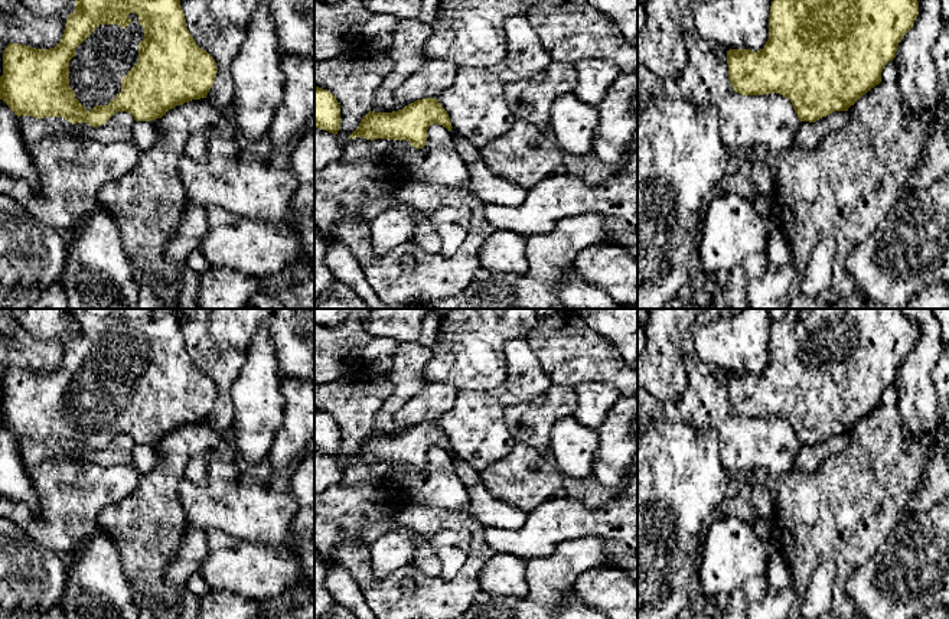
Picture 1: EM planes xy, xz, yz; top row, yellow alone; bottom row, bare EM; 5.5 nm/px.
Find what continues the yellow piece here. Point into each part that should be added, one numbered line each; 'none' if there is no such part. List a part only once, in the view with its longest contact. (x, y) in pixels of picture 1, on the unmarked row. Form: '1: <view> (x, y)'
1: xy (100, 385)

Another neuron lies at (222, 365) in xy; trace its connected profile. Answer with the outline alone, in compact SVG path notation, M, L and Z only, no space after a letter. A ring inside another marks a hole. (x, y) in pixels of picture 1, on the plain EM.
M175 309L186 342L186 351L196 368L216 385L216 400L206 423L225 436L234 421L231 390L247 361L247 352L222 348L209 335L208 323L212 309Z

